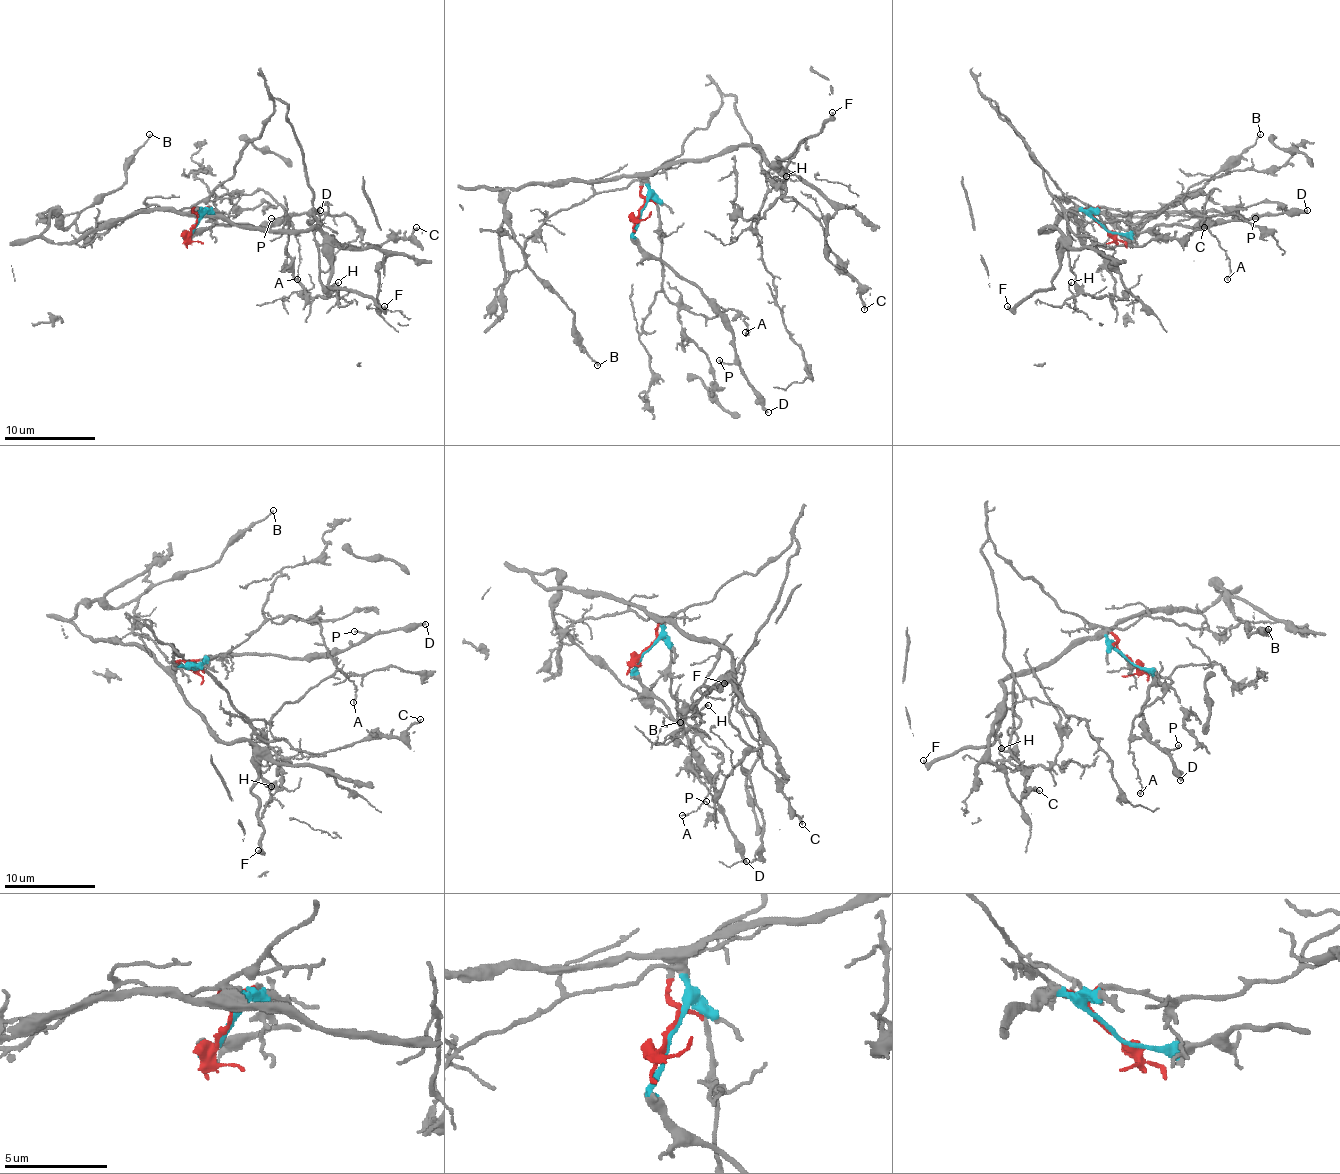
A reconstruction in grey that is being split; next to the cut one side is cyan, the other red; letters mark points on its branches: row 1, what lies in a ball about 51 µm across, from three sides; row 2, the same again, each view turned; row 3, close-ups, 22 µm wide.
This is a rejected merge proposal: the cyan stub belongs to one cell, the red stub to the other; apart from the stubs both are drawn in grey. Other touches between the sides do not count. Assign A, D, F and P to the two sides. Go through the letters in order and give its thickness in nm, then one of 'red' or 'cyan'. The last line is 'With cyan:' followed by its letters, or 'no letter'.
A: calibre 110 nm; red
D: calibre 240 nm; cyan
F: calibre 300 nm; cyan
P: calibre 130 nm; cyan
With cyan: D, F, P

